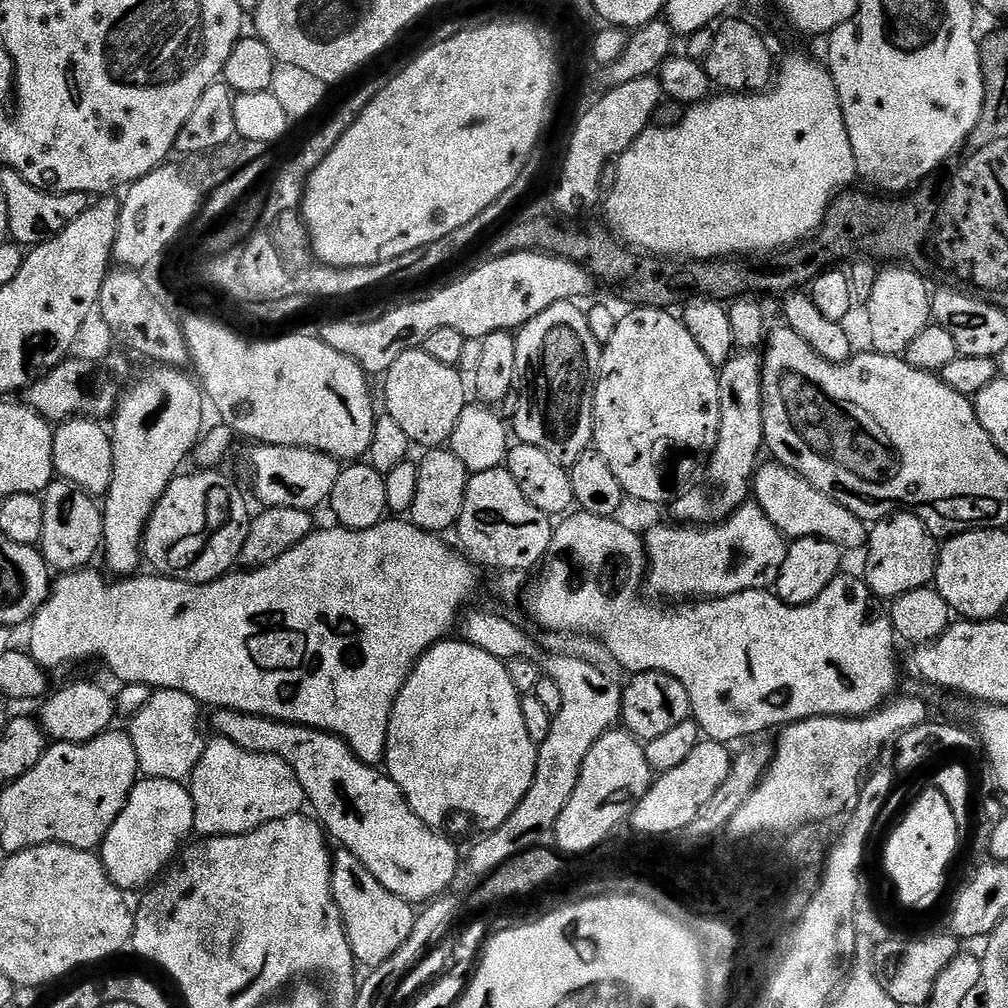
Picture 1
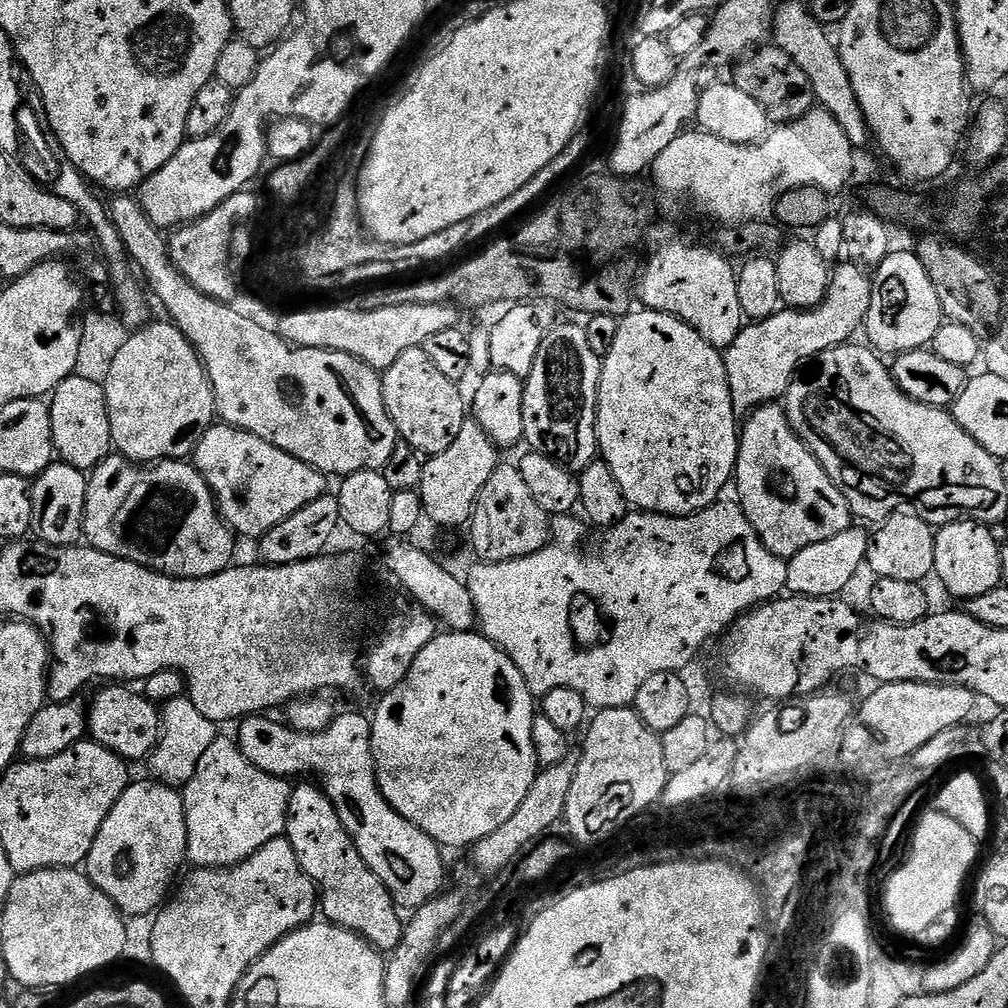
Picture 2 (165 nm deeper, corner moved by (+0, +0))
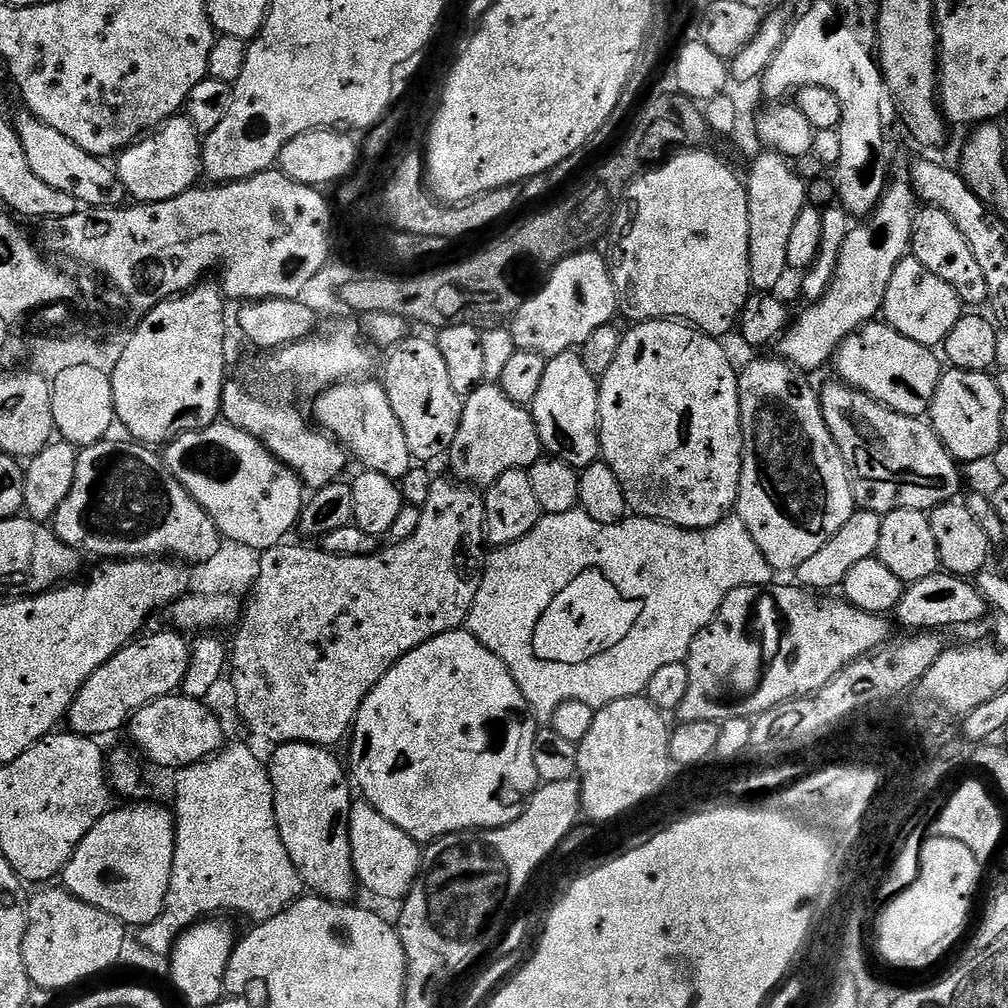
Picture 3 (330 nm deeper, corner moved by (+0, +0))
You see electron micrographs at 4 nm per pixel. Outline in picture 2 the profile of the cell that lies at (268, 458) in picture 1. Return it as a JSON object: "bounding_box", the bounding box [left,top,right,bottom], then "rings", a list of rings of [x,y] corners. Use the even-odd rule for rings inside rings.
{"bounding_box":[194,422,326,538],"rings":[[[223,422],[213,423],[205,436],[200,439],[194,453],[194,463],[204,476],[204,481],[210,486],[210,490],[216,495],[216,506],[220,515],[224,517],[224,523],[232,529],[233,533],[259,538],[266,535],[278,522],[286,522],[302,506],[314,502],[318,497],[325,495],[326,477],[314,466],[286,454],[286,450],[278,450],[278,446],[270,446],[262,438],[258,438],[249,432],[242,432],[230,424]]]}

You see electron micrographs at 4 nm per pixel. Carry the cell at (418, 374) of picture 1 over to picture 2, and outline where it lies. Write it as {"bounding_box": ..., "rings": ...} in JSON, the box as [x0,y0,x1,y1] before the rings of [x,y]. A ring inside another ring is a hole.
{"bounding_box":[380,346,466,457],"rings":[[[422,346],[406,350],[406,354],[402,354],[388,368],[383,369],[380,385],[384,405],[394,422],[397,437],[414,446],[425,457],[442,454],[442,450],[447,450],[450,442],[458,438],[466,419],[466,396],[460,393],[461,385],[457,381],[446,378],[446,374],[441,374],[438,366],[430,362],[430,354],[426,354]]]}

